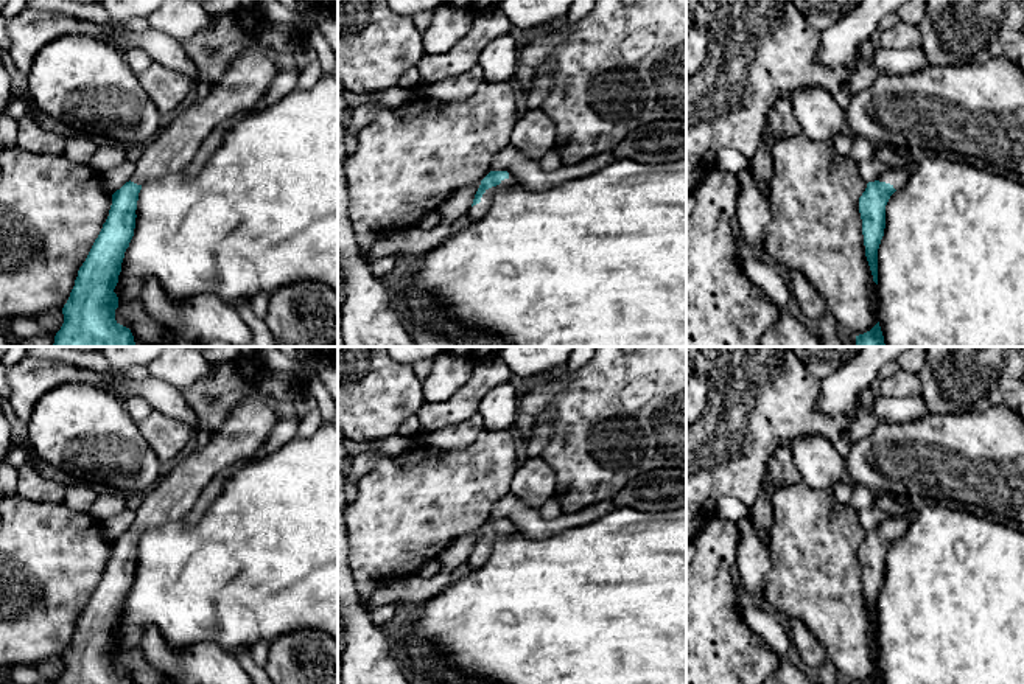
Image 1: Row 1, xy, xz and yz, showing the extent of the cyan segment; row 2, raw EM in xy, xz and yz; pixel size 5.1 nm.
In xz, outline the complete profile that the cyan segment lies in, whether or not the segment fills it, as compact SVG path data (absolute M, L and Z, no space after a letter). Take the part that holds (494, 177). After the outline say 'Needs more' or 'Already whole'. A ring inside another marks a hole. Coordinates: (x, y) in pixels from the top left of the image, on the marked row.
M490 171L482 180L475 194L472 208L468 210L468 216L473 221L481 219L487 215L492 199L496 191L506 188L515 182L514 176L507 171Z. Needs more

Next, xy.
M260 19L252 47L230 59L221 79L209 87L209 95L195 101L145 145L131 180L112 194L109 216L62 308L64 323L53 347L135 347L131 330L115 320L118 297L114 289L134 236L142 185L184 173L216 127L261 107L277 75L271 53L294 53L302 44L297 28Z. Needs more

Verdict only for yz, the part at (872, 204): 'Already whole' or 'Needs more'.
Needs more

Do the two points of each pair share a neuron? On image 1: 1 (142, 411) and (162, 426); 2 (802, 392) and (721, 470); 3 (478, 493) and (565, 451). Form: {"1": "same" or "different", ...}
{"1": "different", "2": "same", "3": "different"}

